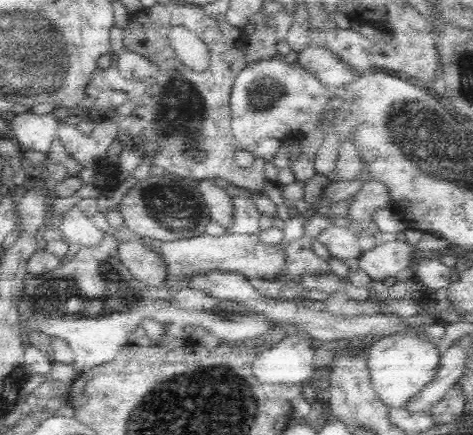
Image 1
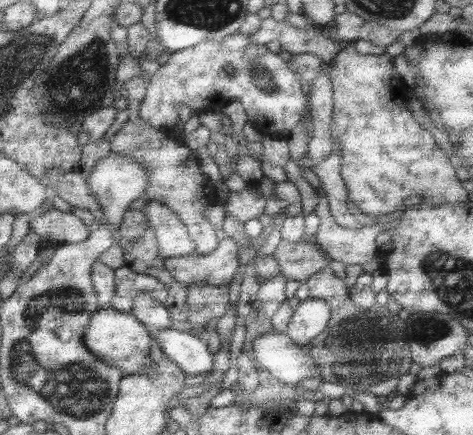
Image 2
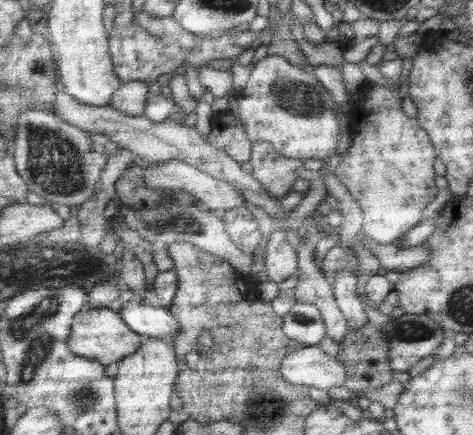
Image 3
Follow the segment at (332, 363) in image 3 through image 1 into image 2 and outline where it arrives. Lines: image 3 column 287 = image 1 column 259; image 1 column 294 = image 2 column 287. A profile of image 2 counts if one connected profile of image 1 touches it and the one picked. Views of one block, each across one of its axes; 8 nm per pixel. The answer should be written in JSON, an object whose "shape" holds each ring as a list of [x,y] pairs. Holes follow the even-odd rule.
{"shape":[[[265,332],[251,342],[253,362],[263,368],[275,380],[287,386],[299,386],[303,378],[311,378],[311,372],[319,372],[309,354],[303,354],[289,336],[277,332]]]}

